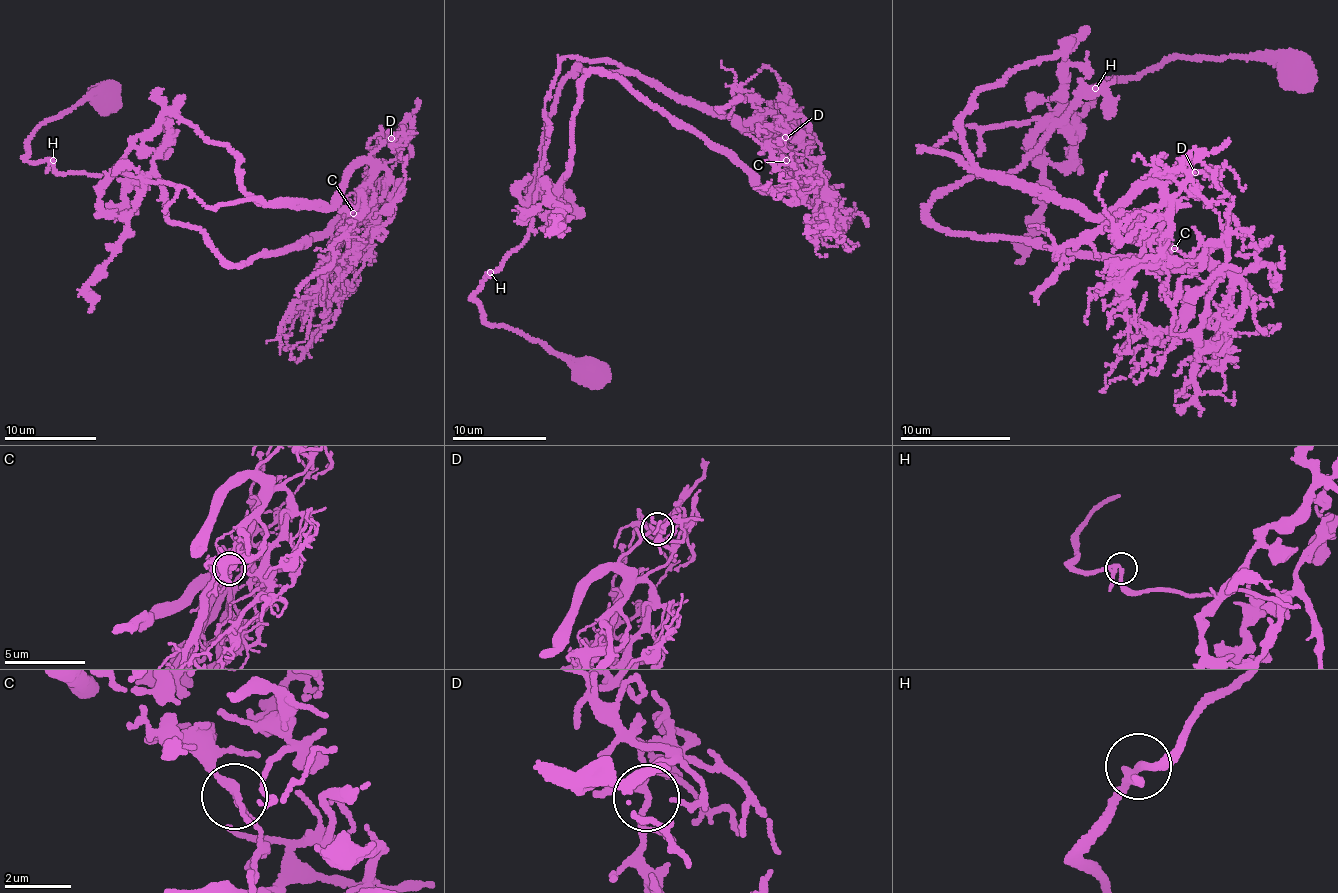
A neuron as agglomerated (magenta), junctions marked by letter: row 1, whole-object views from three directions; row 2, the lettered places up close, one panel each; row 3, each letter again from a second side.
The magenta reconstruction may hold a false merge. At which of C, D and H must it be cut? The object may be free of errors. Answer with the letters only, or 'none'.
C

